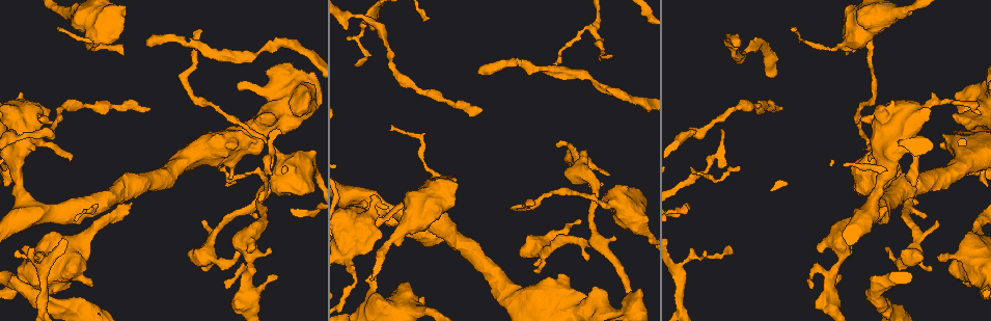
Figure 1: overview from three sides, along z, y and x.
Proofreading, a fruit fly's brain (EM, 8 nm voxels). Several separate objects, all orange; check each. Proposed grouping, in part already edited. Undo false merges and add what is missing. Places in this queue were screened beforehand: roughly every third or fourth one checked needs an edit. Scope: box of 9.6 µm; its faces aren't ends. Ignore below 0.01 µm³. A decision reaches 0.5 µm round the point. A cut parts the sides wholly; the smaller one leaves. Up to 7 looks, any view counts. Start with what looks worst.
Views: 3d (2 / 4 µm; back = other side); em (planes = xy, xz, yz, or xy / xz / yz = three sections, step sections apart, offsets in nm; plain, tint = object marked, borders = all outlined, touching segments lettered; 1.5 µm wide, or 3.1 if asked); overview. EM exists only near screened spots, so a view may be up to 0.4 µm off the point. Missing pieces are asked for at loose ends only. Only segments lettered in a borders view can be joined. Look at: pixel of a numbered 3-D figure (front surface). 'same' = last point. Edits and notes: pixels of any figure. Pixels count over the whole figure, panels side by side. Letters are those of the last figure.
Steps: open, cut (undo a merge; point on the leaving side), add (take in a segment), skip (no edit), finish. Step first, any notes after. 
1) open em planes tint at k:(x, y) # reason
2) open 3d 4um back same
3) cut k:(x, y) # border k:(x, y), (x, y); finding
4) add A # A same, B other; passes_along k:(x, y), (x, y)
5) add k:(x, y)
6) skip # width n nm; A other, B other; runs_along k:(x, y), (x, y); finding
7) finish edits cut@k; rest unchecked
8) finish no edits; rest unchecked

open em planes tint at 1:(43, 257) # branch stops here

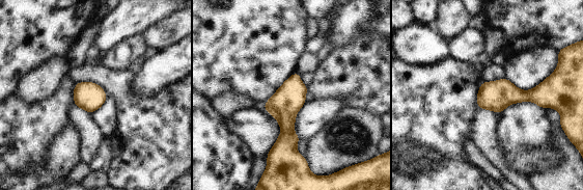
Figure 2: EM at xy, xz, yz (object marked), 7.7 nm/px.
open em planes borders same # see the neighbours

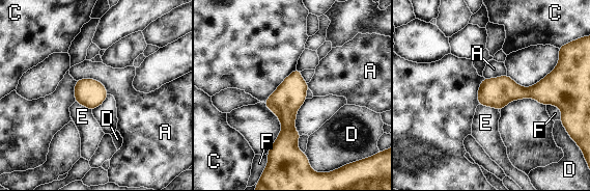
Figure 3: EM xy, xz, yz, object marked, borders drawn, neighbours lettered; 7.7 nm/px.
skip # A other, C other, D other, E other, F other; border 3:(77, 80), (95, 79), (108, 93); none of them fits

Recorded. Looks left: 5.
open em xy step 4 borders at 1:(730, 250) # an open end

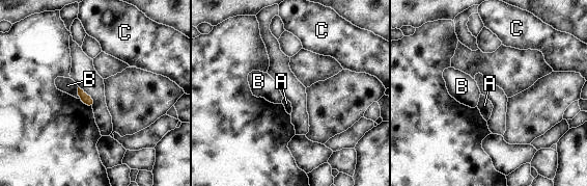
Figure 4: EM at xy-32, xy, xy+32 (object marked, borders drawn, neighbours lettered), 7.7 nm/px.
open em planes borders same

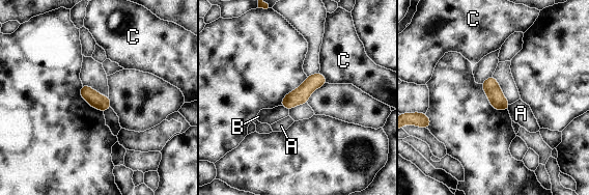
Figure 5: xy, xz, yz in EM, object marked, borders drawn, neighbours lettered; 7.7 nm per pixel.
skip # width 120 nm; A other, B other, C other; no lettered segment goes on from it

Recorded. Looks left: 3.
open 3d 4um at 1:(720, 131) # free end

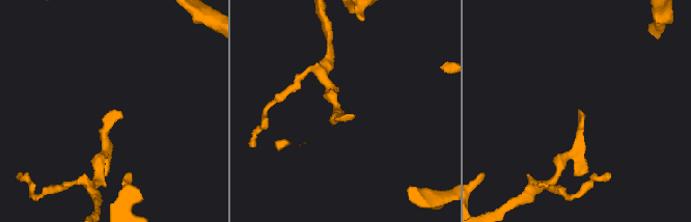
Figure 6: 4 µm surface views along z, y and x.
open em xy step 4 tint at 6:(578, 116) # now the EM

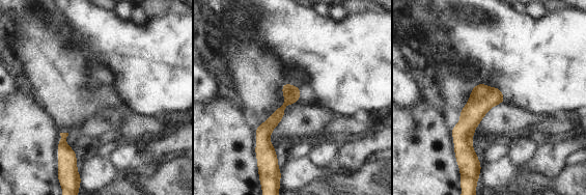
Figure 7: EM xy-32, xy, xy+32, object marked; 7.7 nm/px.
open em planes borders same

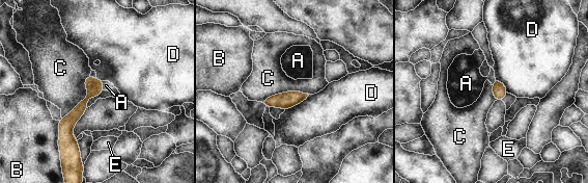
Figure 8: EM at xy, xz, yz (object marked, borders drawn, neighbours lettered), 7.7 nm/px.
skip # longest_contact C 400 nm; A other, B other, C other, D other, E other; runs_along 8:(99, 81), (67, 123), (74, 150); none of them fits

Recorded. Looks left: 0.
finish no edits; rest unchecked

